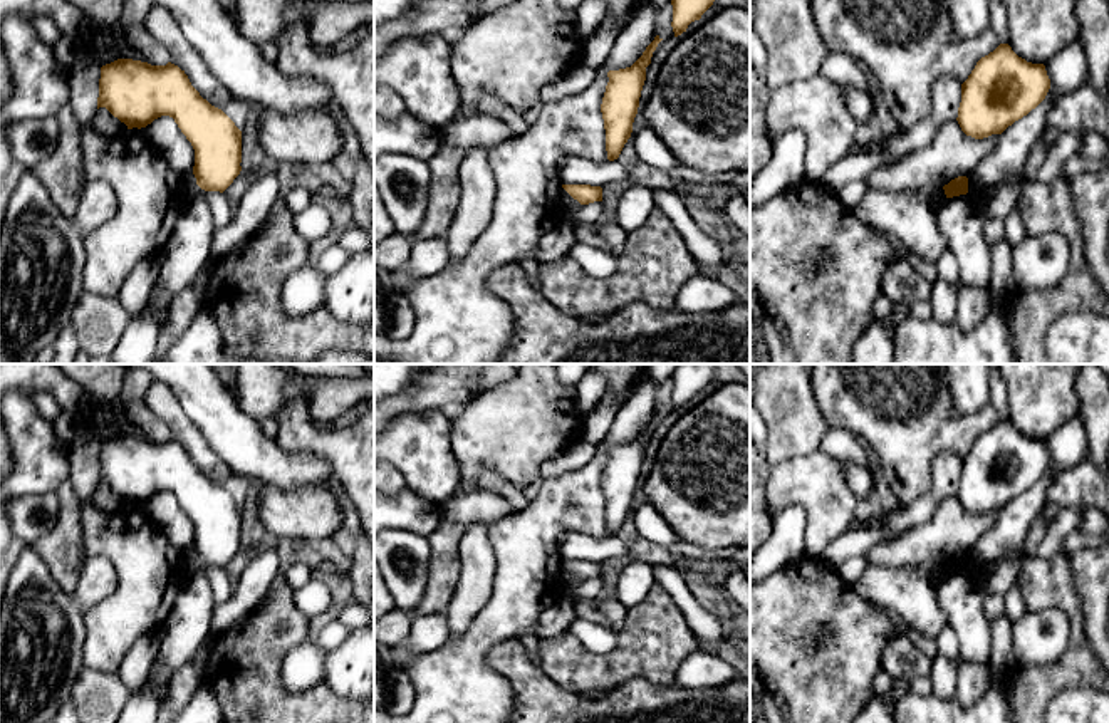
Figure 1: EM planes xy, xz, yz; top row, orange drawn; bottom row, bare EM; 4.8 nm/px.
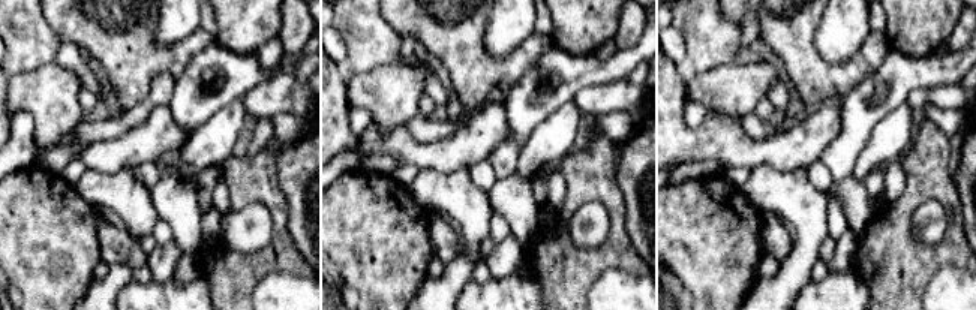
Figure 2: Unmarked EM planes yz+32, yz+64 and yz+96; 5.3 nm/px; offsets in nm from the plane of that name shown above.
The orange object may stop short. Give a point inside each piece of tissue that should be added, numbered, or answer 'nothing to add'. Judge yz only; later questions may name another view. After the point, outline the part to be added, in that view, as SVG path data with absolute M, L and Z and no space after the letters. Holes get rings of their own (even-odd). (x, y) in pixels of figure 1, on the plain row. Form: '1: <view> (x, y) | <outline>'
nothing to add

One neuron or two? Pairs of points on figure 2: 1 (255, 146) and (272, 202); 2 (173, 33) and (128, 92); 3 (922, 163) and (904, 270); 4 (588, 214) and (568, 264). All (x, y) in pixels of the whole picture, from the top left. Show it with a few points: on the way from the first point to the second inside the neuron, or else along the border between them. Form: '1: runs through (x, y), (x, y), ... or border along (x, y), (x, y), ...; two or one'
1: border along (267, 143), (257, 153), (245, 154); two
2: border along (195, 29), (170, 45), (159, 45), (155, 41); two
3: runs through (918, 190), (901, 210), (901, 243); one
4: border along (576, 210), (568, 238), (598, 247); two

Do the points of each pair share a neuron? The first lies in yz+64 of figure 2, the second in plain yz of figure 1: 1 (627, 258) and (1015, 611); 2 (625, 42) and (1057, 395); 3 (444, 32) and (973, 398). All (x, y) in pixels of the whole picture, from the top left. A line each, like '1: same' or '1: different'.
1: different
2: different
3: different

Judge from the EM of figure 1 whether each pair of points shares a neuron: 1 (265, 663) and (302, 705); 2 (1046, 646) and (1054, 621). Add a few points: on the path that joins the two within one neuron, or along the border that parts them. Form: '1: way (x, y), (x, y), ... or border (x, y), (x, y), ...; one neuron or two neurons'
1: way (265, 676), (289, 703); one neuron
2: way (1046, 639), (1052, 628); one neuron

